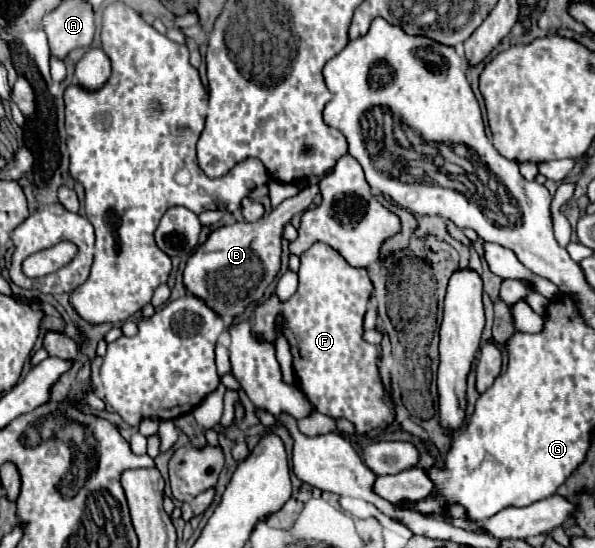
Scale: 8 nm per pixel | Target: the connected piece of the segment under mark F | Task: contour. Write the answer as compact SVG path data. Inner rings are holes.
M316 242L316 244L312 244L304 254L300 254L300 270L298 270L298 276L300 276L298 290L296 290L296 294L290 296L286 302L282 302L276 294L272 294L268 300L264 300L262 304L258 304L258 306L254 308L254 332L256 332L256 336L258 336L260 340L264 340L264 342L272 342L272 344L274 344L274 342L276 342L276 336L278 336L278 328L280 328L280 332L286 336L286 340L288 340L288 344L290 344L292 364L294 364L294 374L296 374L296 384L298 384L298 388L308 396L308 400L316 406L318 412L322 412L322 414L326 414L326 416L330 416L330 418L346 418L346 420L354 422L354 426L358 428L358 432L372 432L372 430L380 428L382 424L384 424L384 426L390 424L390 422L394 420L394 408L392 408L390 402L384 402L384 398L386 398L386 388L384 388L384 384L382 384L380 370L378 370L380 348L368 344L368 342L362 338L362 334L364 334L364 326L362 326L362 322L364 322L364 312L366 312L366 304L368 304L368 300L370 300L370 296L372 296L372 290L374 290L374 286L372 286L372 282L370 282L370 278L368 278L366 268L354 268L354 266L350 266L334 248L330 248L328 244ZM278 316L282 318L282 324L276 324L276 318L278 318Z

